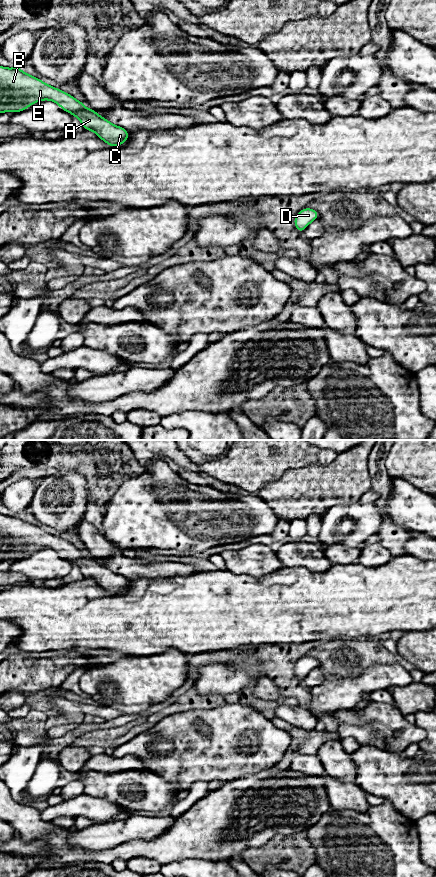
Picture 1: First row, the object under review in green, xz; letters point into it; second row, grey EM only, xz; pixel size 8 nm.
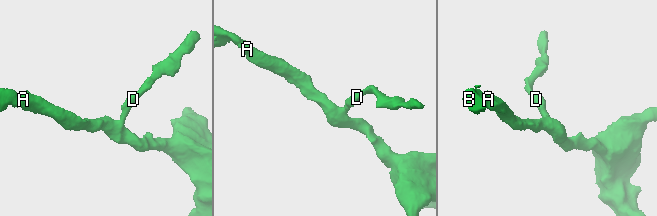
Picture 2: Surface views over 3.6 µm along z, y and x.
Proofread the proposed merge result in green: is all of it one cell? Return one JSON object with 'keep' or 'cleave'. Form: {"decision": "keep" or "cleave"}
{"decision": "keep"}

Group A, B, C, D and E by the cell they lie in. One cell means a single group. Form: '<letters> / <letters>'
A B C D E

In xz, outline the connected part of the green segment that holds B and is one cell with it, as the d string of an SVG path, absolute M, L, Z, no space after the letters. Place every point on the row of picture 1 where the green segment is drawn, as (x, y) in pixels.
M0 66L0 113L17 113L26 110L31 104L42 100L51 100L61 107L63 111L71 113L80 120L83 129L94 131L96 135L110 147L119 146L129 138L129 132L101 117L96 111L86 108L84 103L72 97L70 94L50 86L40 79L22 71L20 67L6 68Z

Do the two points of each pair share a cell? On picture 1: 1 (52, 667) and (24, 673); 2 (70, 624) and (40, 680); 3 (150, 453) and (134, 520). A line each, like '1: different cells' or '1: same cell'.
1: same cell
2: different cells
3: different cells

